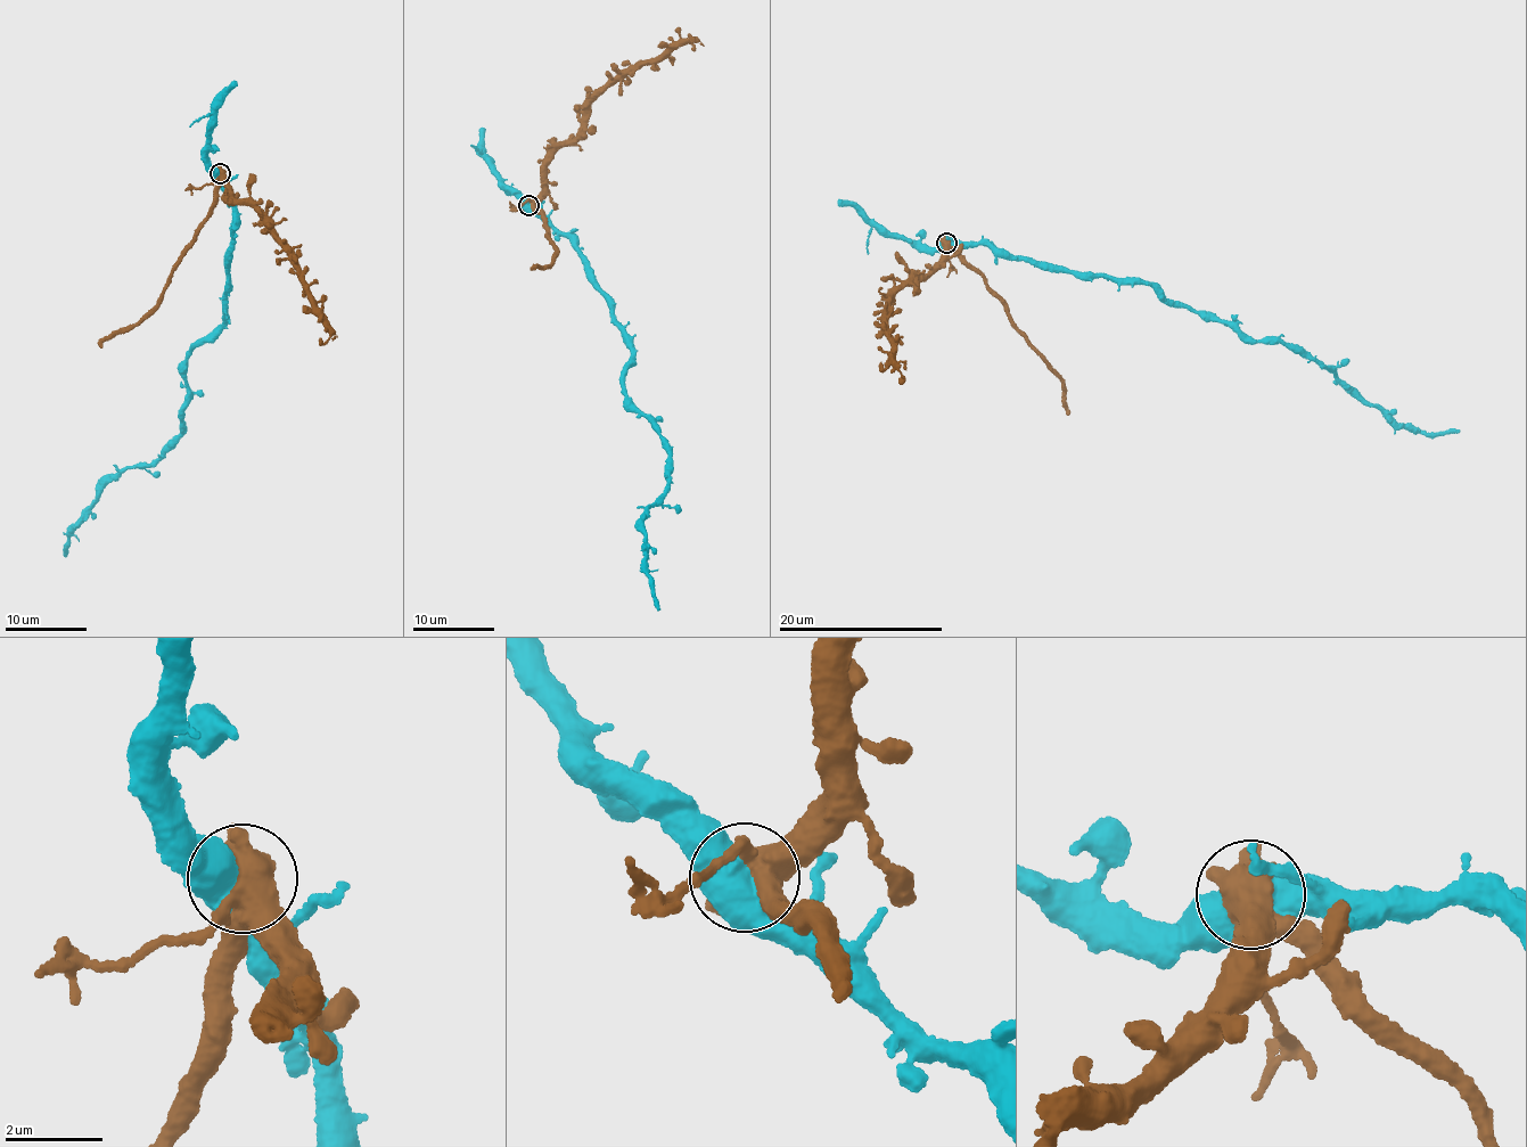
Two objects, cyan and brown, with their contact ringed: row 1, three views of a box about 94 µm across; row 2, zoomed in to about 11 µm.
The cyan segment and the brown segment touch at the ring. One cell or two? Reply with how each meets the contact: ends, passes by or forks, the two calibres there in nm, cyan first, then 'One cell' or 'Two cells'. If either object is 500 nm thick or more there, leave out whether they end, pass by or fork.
Thickness 650 nm (cyan) against 550 nm. Two cells

